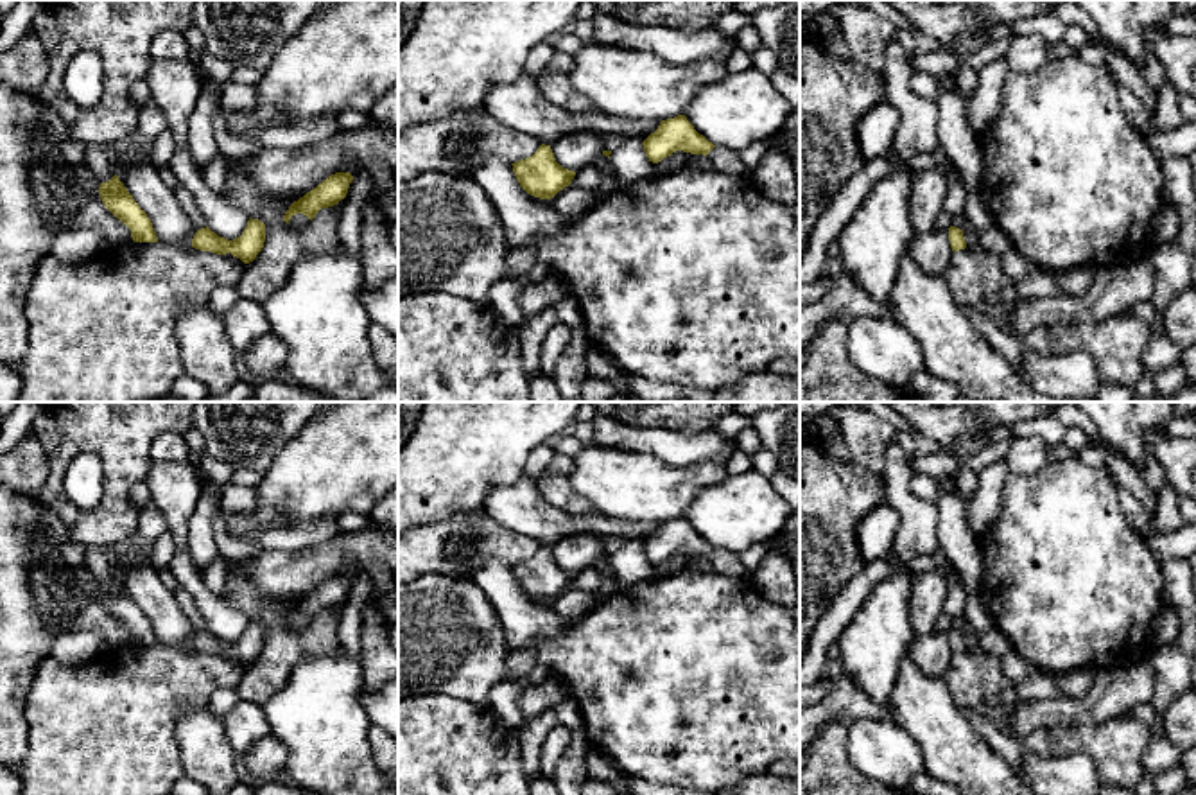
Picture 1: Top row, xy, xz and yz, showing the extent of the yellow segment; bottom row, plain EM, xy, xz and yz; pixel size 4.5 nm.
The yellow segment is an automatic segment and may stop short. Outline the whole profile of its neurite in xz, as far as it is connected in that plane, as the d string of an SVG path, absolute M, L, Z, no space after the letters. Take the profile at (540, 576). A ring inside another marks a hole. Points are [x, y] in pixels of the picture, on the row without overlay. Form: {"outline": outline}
{"outline": "M542 546L538 553L520 563L511 565L520 589L540 601L550 601L568 589L576 578L574 572L563 571L550 551Z"}

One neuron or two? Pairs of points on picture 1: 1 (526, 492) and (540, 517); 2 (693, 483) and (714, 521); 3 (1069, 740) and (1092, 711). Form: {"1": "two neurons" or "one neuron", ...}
{"1": "one neuron", "2": "two neurons", "3": "two neurons"}

